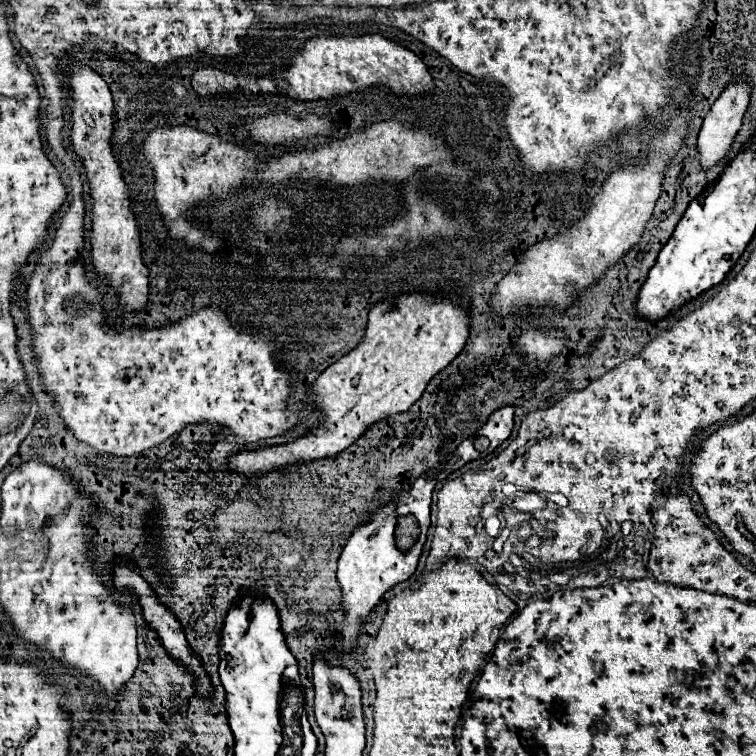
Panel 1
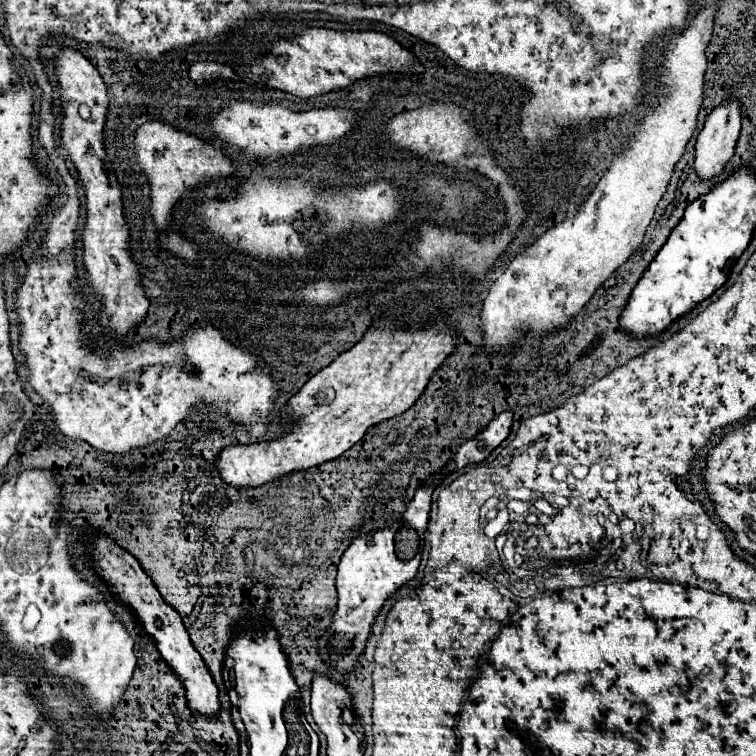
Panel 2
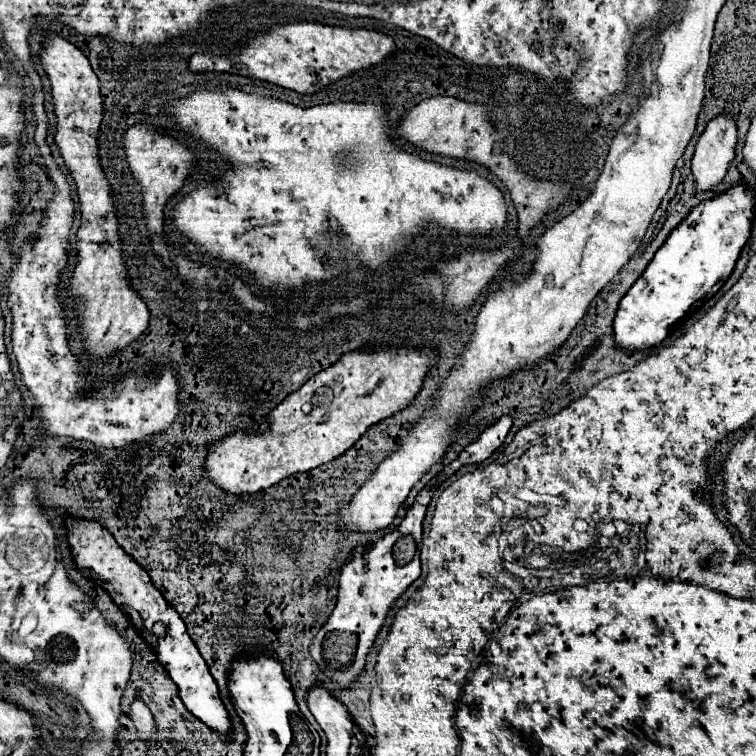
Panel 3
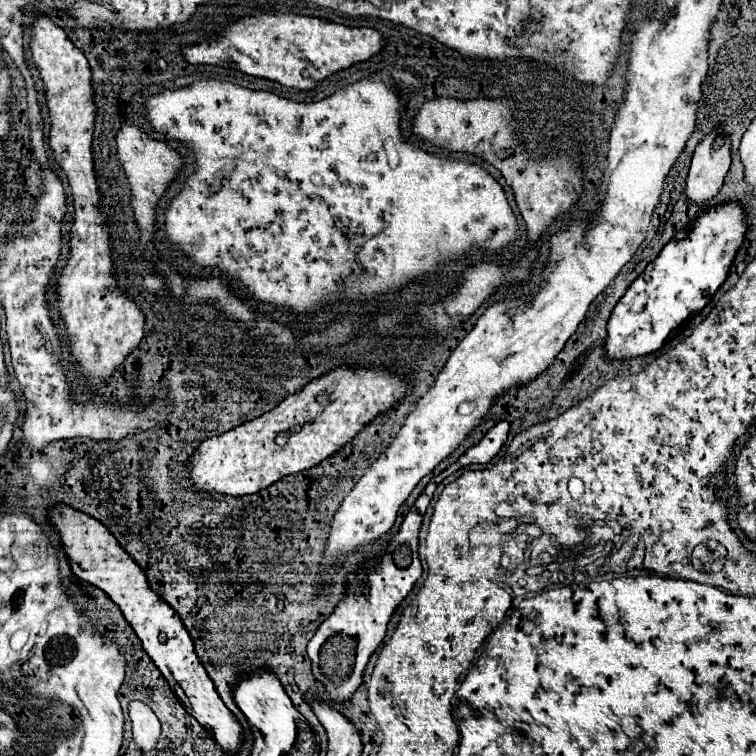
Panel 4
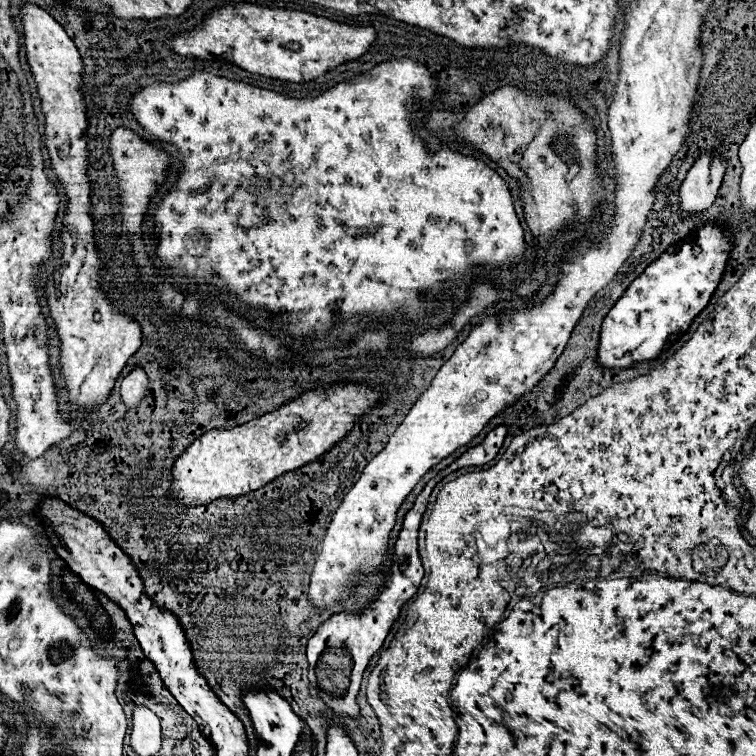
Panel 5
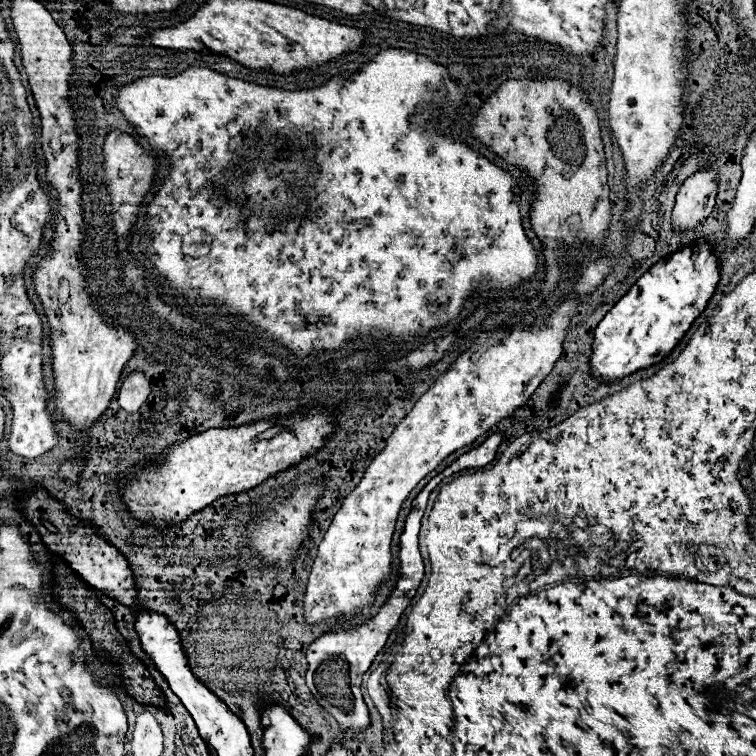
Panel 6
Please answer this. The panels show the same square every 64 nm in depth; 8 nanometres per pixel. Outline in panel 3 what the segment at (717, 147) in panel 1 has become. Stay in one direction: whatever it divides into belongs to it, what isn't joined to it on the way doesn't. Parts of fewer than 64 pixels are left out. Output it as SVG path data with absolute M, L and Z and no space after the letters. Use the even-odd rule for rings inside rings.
M718 114L708 122L692 158L692 174L698 192L712 190L722 182L728 170L728 162L734 158L736 142L738 130L734 116Z

